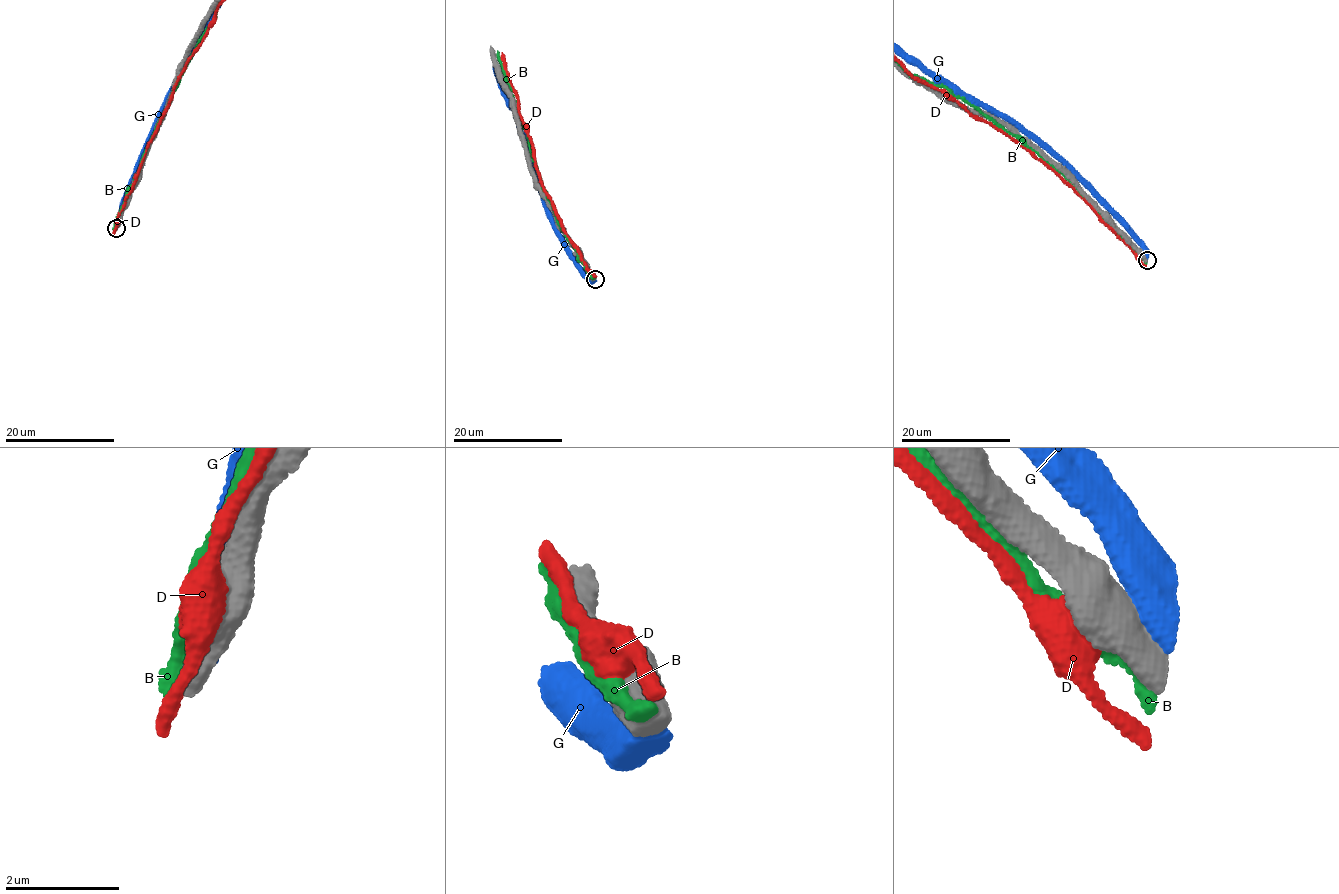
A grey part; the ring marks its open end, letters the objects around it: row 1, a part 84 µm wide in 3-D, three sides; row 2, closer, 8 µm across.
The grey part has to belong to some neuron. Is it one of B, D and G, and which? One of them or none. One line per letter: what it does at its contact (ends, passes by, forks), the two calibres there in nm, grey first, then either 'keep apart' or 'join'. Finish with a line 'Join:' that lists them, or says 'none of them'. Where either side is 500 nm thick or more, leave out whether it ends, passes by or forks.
B: calibres 800 and 400 nm; keep apart
D: calibres 650 and 500 nm; keep apart
G: calibres 600 and 750 nm; keep apart
Join: none of them

